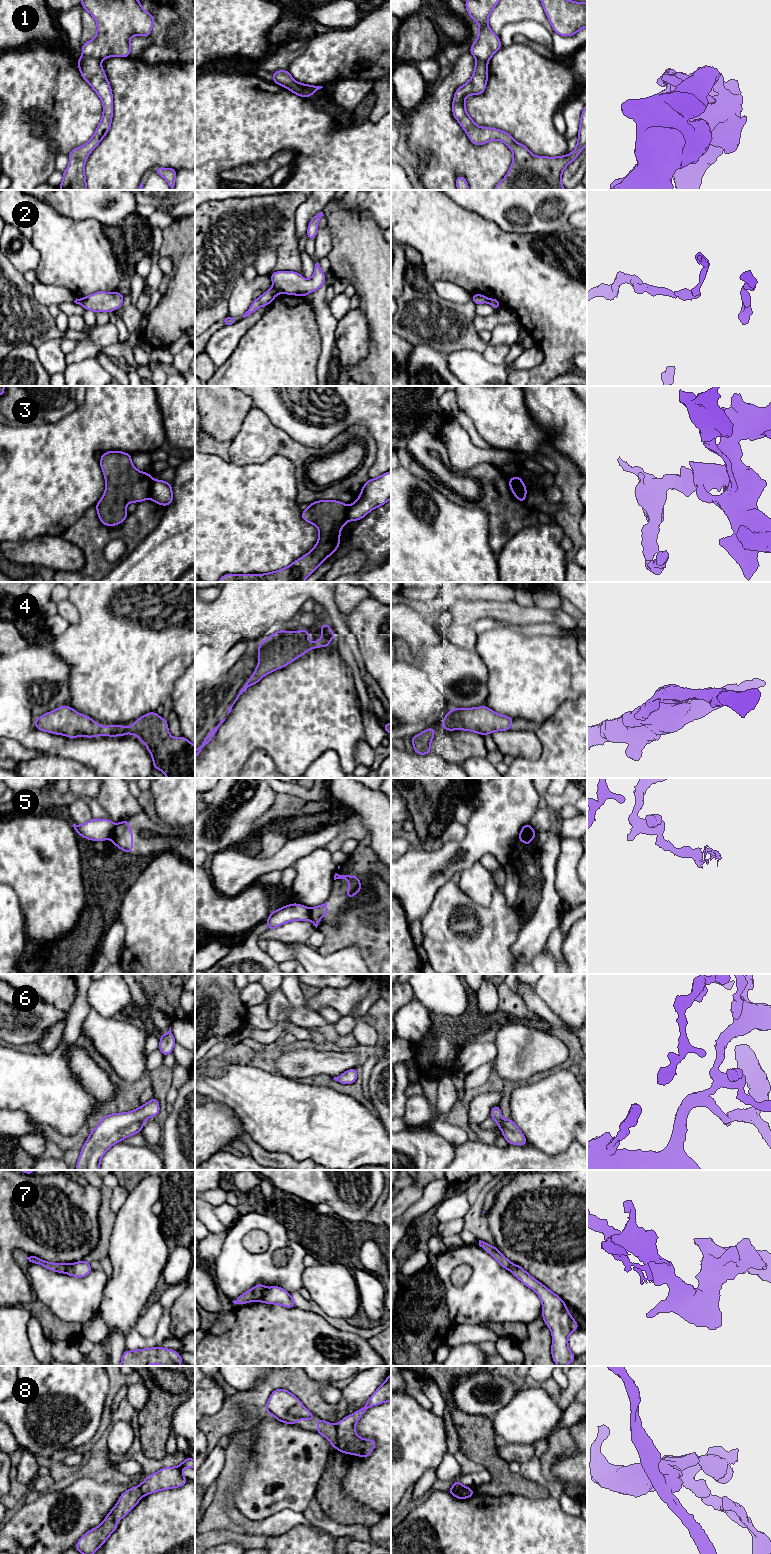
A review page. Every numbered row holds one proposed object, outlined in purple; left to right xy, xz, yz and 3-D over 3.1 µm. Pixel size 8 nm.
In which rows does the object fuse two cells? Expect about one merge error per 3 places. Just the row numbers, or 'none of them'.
1, 2, 3, 5, 7, 8

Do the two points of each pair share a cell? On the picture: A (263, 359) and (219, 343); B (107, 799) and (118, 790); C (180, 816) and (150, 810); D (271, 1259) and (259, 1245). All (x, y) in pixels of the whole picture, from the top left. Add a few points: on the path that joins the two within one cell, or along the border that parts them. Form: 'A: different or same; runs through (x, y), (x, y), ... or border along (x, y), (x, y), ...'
A: different; border along (248, 329), (241, 336), (231, 355), (219, 366)
B: same; runs through (110, 798), (115, 793)
C: different; border along (150, 789), (154, 799), (155, 811), (159, 817)
D: different; border along (243, 1240), (251, 1252), (263, 1252), (269, 1246)

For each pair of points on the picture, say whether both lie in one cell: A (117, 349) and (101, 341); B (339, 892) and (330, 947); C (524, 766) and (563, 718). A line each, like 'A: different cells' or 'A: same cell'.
A: different cells
B: same cell
C: same cell

